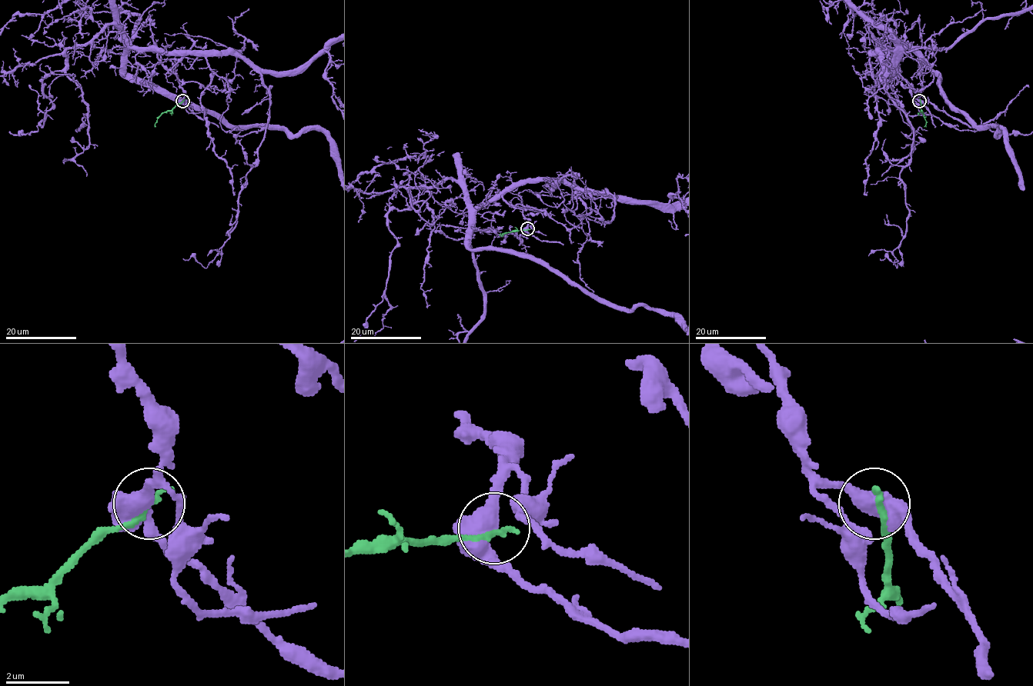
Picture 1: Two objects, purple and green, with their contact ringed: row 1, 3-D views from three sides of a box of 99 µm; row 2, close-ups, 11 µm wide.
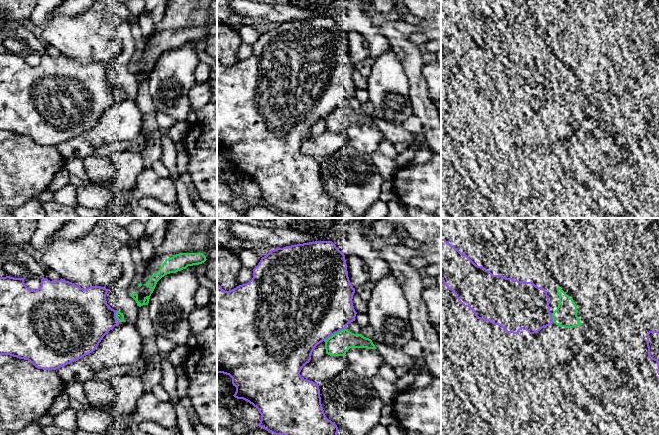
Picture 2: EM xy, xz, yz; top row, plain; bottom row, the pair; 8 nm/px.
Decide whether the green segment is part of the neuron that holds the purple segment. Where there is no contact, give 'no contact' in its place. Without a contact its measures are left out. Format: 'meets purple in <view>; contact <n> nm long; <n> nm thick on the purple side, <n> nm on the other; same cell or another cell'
meets purple in xz; contact 200 nm long; 500 nm thick on the purple side, 180 nm on the other; another cell

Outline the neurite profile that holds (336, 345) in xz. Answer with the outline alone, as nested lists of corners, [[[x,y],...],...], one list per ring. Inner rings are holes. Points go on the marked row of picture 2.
[[[347,329],[339,331],[324,342],[326,354],[330,356],[344,356],[350,348],[376,349],[371,339]]]

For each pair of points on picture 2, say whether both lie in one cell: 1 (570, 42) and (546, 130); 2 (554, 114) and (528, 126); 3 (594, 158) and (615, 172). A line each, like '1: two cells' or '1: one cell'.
1: two cells
2: one cell
3: two cells

